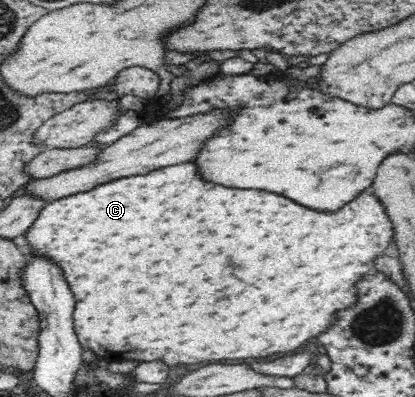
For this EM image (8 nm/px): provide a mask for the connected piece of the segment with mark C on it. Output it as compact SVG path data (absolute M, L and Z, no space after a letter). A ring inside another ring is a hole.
M192 163L162 167L148 175L130 175L122 179L114 179L110 183L98 185L92 191L82 191L78 195L66 196L52 200L38 213L34 224L28 229L26 236L30 252L34 256L46 255L54 259L76 295L76 311L74 311L74 329L82 347L92 347L96 355L104 359L138 359L138 361L154 361L160 359L168 365L192 365L202 361L222 361L222 359L248 359L248 357L268 357L274 353L288 353L298 349L310 337L316 337L330 329L336 321L336 313L340 309L348 309L356 303L356 283L375 272L374 259L382 253L392 253L394 242L393 224L384 210L380 200L371 189L357 195L336 211L314 211L302 207L282 195L274 195L268 191L242 191L242 189L224 189L220 185L208 183L196 175L196 167Z

